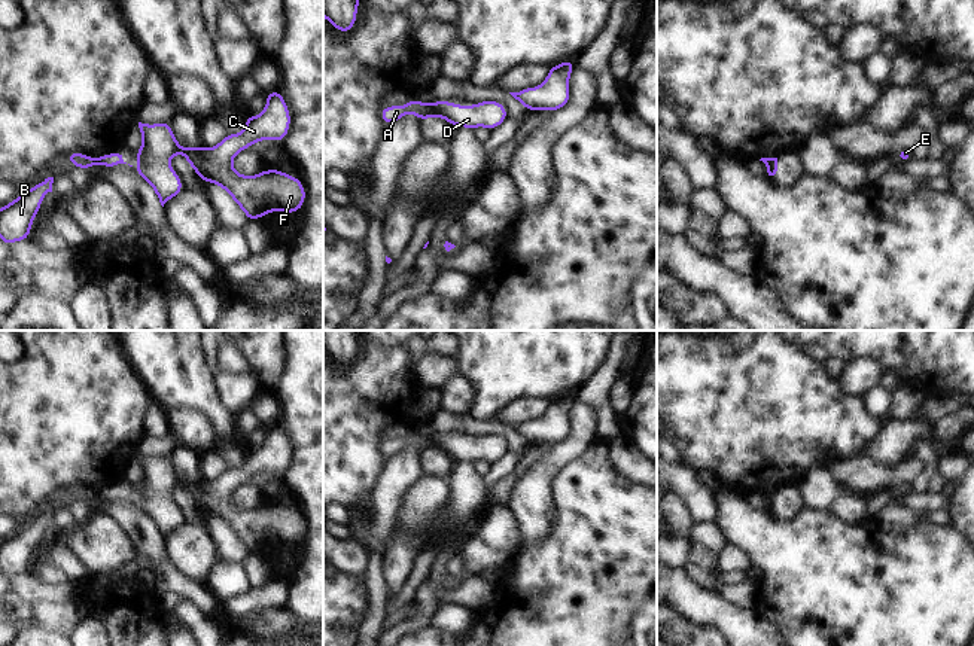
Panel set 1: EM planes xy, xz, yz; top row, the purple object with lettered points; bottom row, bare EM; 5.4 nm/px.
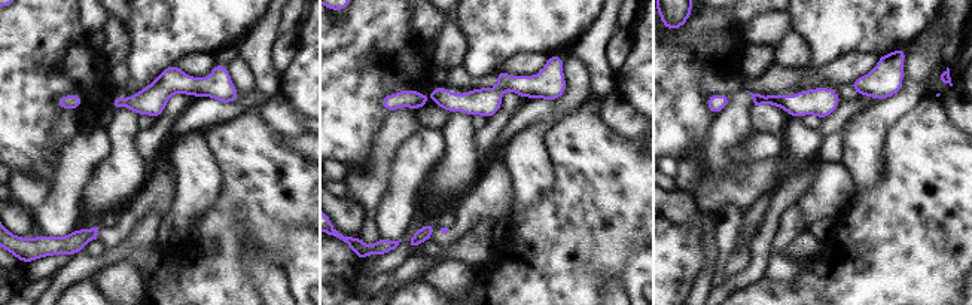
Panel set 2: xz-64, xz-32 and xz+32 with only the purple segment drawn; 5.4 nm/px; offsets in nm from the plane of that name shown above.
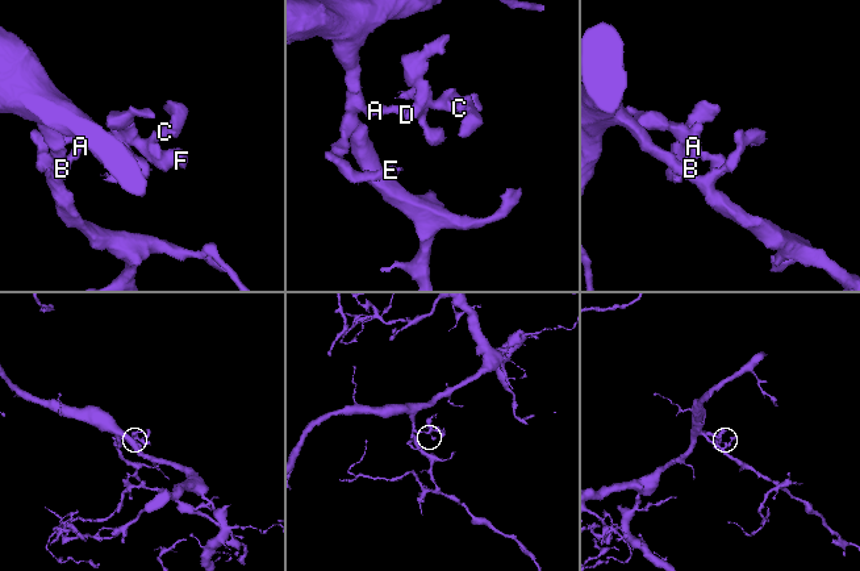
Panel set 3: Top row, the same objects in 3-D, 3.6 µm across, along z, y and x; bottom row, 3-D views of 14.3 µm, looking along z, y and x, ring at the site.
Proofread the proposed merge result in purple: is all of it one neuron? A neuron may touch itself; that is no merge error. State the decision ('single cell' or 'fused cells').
fused cells

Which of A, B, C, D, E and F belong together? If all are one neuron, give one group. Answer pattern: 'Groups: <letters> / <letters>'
Groups: A B E / C D F

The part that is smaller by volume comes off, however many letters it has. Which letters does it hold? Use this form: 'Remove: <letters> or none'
Remove: C, D, F

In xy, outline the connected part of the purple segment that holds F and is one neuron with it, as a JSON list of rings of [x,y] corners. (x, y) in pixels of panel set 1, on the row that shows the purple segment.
[[[278,89],[267,94],[267,106],[258,116],[246,116],[246,128],[206,149],[182,147],[170,122],[141,124],[143,143],[134,156],[140,165],[136,173],[149,182],[161,205],[183,191],[182,180],[170,167],[170,159],[182,153],[201,180],[216,183],[246,213],[247,220],[264,217],[270,211],[295,213],[302,208],[305,189],[298,177],[280,170],[264,170],[256,176],[243,176],[232,168],[232,159],[259,140],[283,141],[290,127],[290,113]]]

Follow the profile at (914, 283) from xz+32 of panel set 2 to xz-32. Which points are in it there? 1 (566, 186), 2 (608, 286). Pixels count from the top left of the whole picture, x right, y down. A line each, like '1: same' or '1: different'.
1: same
2: different

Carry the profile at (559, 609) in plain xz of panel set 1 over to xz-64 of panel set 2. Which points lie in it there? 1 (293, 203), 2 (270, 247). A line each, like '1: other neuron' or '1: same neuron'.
1: same neuron
2: same neuron

